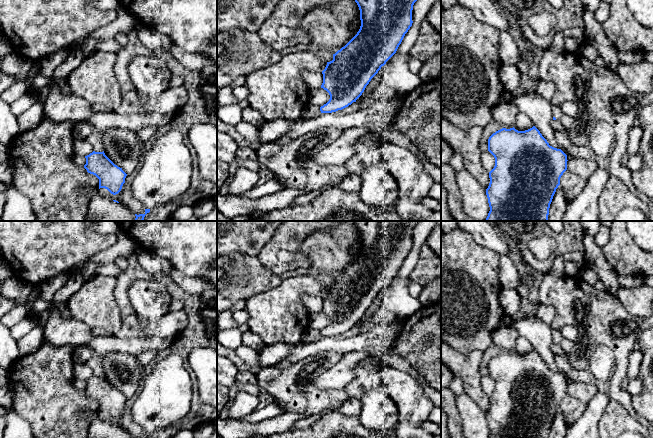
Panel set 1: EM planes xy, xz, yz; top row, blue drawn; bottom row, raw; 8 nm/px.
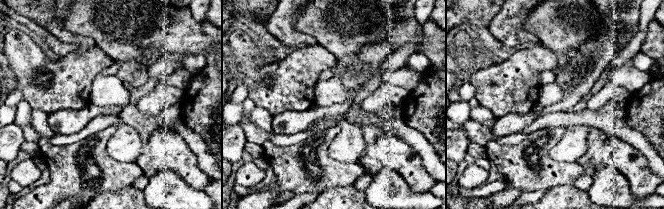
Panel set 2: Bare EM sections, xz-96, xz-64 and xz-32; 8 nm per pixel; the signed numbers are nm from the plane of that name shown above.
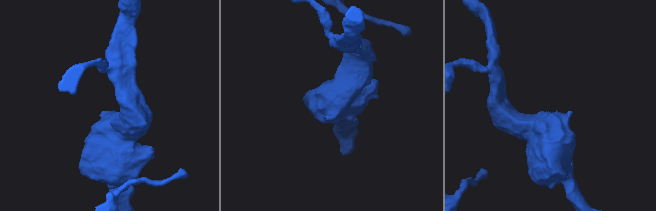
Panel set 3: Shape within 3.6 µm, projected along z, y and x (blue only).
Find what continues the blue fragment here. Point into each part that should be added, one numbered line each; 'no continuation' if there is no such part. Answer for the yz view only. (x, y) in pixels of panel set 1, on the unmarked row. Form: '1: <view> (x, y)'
1: yz (557, 335)

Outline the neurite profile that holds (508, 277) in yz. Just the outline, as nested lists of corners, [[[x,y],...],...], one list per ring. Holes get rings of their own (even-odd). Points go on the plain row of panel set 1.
[[[500,255],[498,280],[501,288],[516,288],[518,286],[518,271],[508,255]]]

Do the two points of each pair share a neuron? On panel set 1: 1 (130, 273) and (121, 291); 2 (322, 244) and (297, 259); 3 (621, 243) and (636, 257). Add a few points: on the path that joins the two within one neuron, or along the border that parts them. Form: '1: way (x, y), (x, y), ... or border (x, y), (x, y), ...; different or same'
1: way (127, 277), (122, 287); same
2: border (314, 232), (300, 246), (300, 250), (312, 265); different
3: way (625, 247), (632, 254); same

